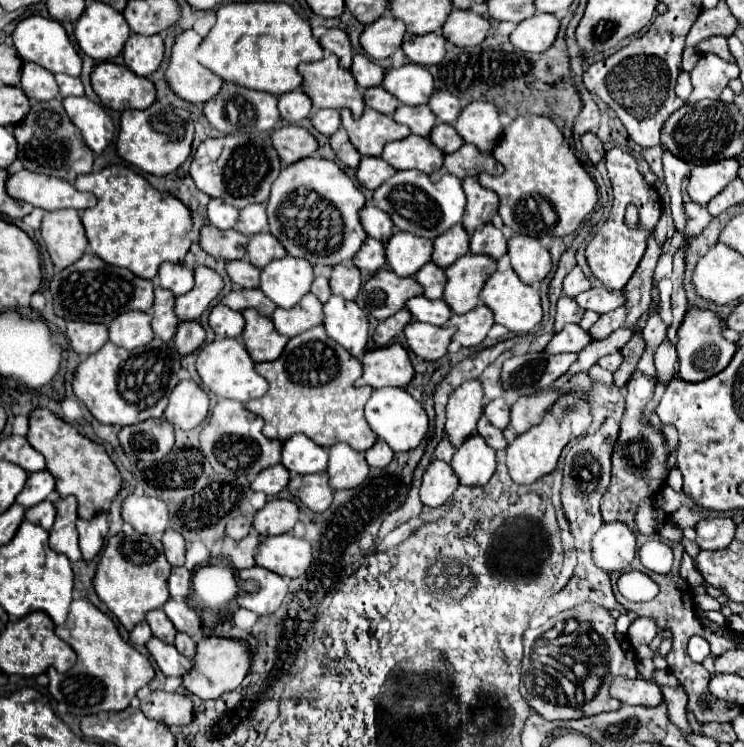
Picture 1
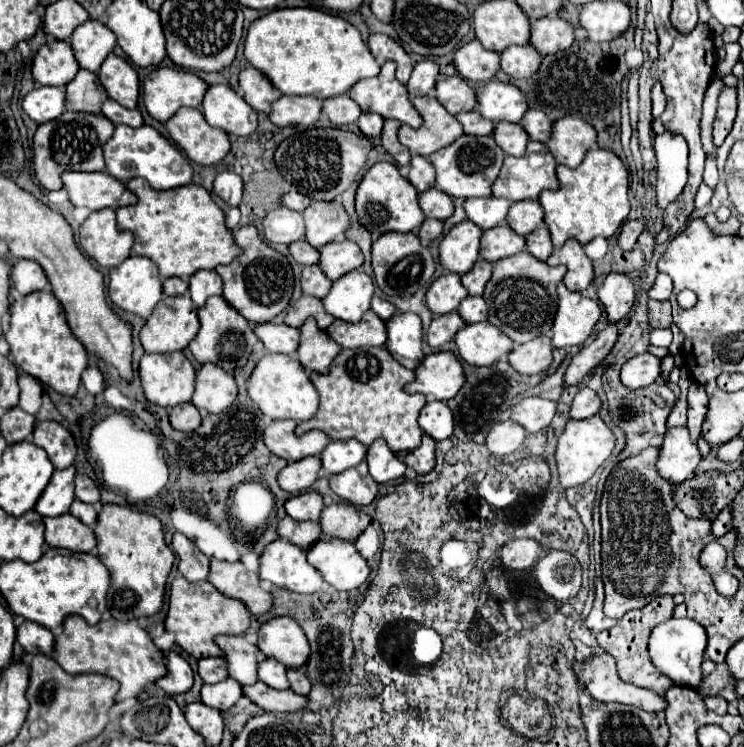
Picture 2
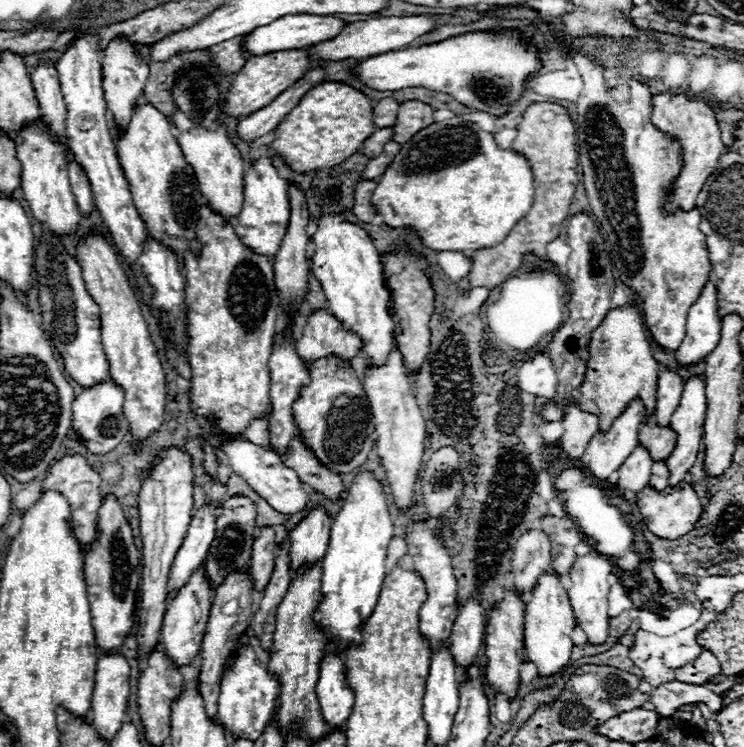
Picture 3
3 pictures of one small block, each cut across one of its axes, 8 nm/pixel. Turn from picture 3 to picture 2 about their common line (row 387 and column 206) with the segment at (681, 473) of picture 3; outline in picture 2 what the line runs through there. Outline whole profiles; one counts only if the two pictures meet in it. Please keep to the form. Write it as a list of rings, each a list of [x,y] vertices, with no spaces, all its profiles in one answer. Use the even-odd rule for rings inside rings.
[[[232,678],[218,684],[204,684],[202,688],[202,702],[216,710],[232,708],[240,700],[240,696],[242,696],[242,686]]]

